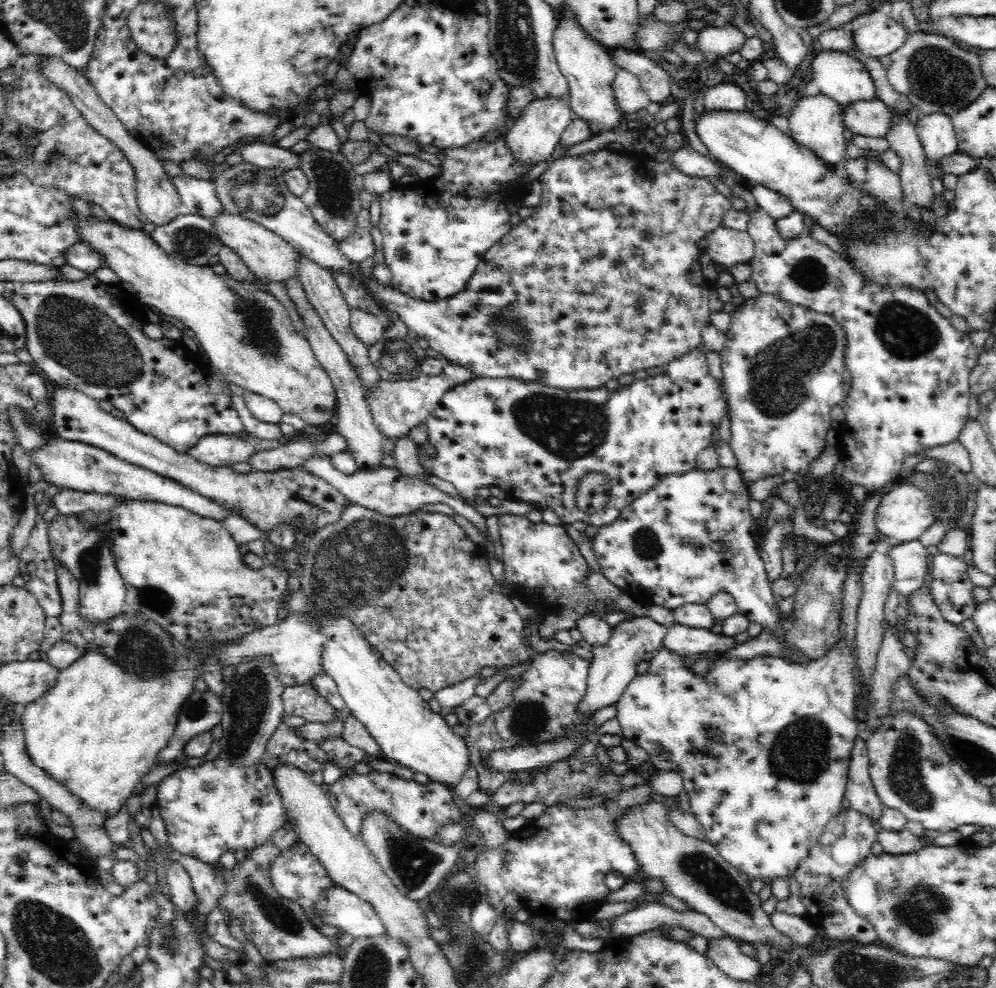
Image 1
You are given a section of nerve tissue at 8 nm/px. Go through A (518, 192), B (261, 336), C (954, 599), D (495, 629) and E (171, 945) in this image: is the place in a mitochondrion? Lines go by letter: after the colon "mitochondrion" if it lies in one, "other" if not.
A: other
B: mitochondrion
C: other
D: other
E: mitochondrion

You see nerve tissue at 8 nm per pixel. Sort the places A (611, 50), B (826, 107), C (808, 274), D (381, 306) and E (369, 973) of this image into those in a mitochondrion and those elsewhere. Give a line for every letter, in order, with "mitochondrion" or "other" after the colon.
A: other
B: other
C: mitochondrion
D: other
E: mitochondrion

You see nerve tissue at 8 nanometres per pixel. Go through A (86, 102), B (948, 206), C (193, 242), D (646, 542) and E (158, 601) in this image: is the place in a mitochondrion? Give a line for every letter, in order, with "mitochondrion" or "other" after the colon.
A: other
B: other
C: mitochondrion
D: mitochondrion
E: mitochondrion

